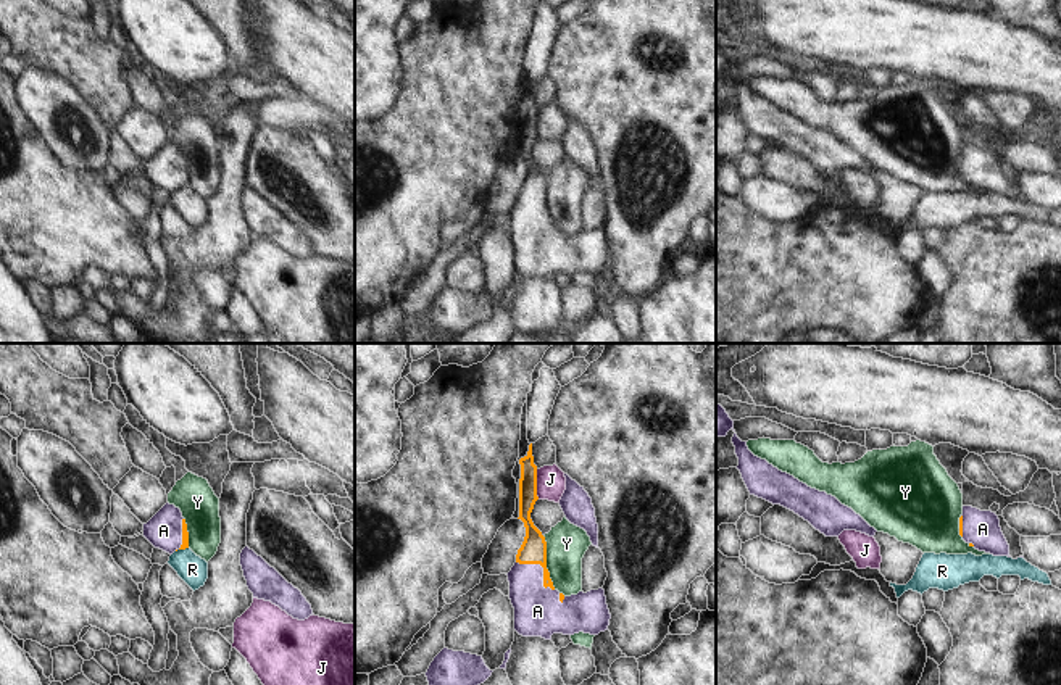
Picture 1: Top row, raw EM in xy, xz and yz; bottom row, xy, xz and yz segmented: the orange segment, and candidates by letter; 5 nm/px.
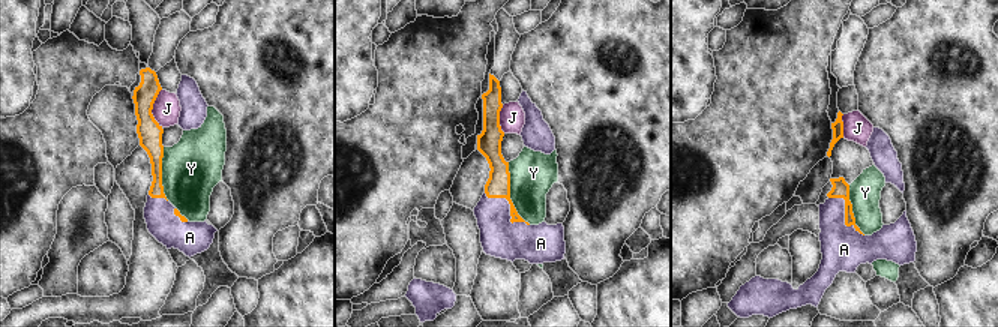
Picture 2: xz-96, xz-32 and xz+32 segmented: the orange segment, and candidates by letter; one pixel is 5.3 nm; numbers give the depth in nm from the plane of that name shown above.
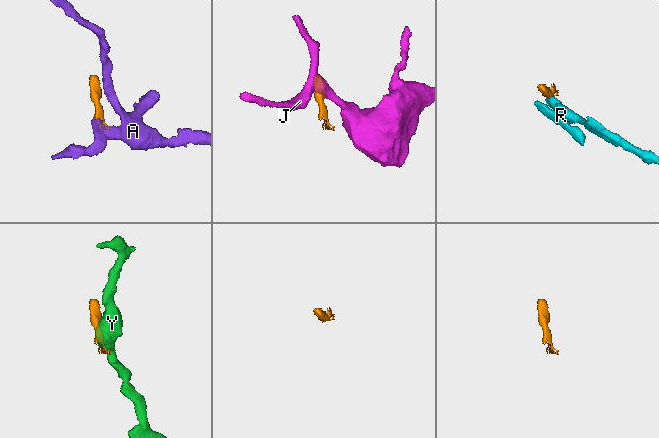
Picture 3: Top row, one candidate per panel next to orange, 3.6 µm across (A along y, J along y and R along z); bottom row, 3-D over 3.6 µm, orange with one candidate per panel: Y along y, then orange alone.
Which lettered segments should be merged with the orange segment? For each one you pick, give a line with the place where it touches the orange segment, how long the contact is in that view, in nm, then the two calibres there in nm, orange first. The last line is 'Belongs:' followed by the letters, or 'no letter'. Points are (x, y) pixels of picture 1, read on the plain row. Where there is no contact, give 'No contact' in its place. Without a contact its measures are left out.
A: Touches orange at xz (544, 208). Shared border 240 nm. Thickness 130 nm (orange) against 240 nm
Belongs: A.

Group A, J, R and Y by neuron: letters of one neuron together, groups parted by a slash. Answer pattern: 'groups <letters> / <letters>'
groups A / J / R / Y

